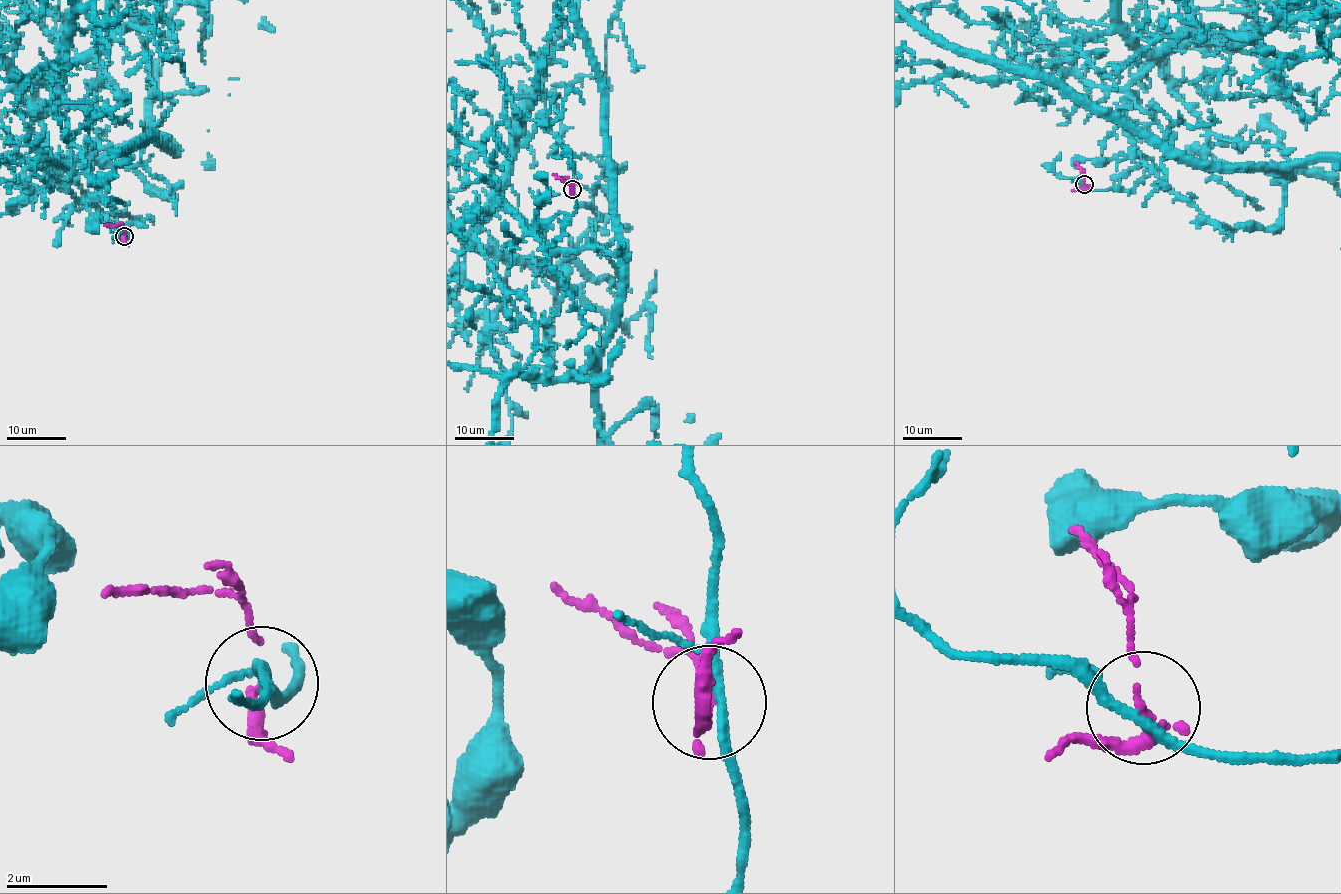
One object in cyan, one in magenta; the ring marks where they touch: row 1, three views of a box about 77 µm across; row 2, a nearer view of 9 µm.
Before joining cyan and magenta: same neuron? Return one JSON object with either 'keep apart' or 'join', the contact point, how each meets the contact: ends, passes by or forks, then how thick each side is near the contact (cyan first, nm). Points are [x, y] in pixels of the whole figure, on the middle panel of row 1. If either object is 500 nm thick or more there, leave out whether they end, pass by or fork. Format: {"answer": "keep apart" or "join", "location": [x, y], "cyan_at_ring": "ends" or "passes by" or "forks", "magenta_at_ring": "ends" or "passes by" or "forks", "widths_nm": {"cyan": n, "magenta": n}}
{"answer": "keep apart", "location": [572, 189], "cyan_at_ring": "passes by", "magenta_at_ring": "passes by", "widths_nm": {"cyan": 200, "magenta": 120}}

